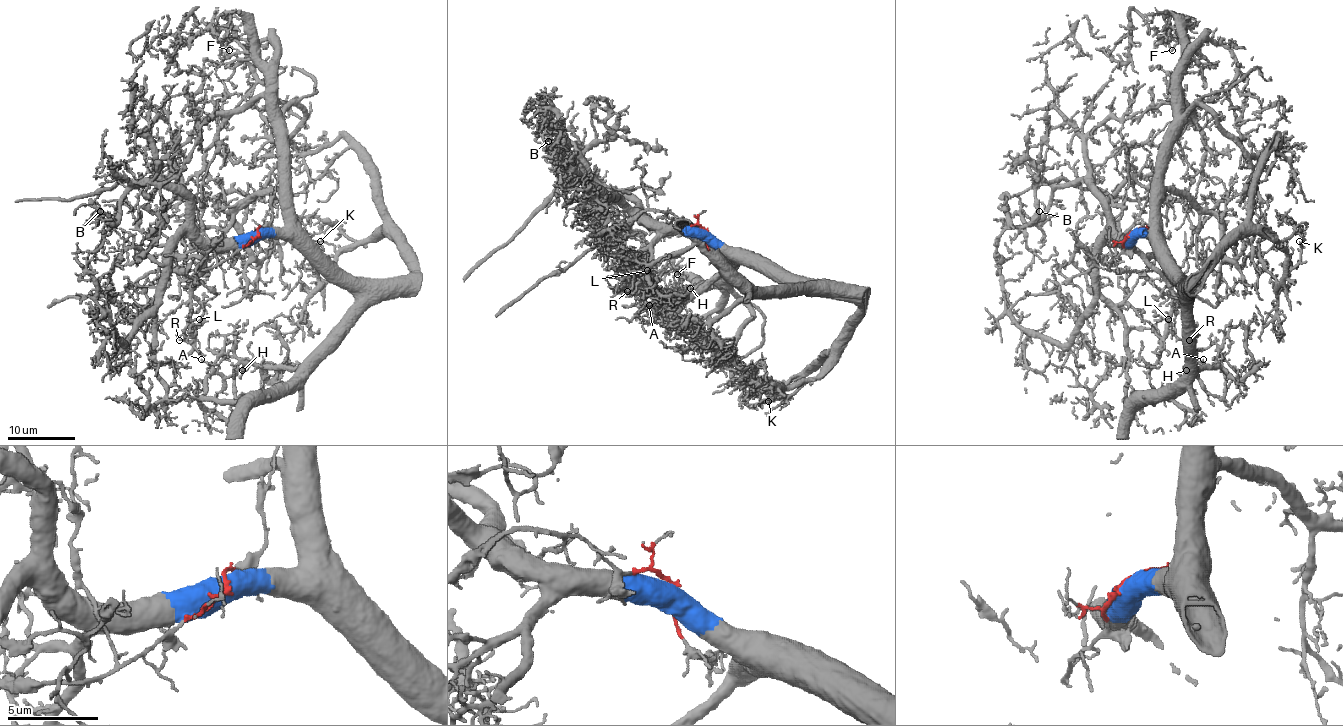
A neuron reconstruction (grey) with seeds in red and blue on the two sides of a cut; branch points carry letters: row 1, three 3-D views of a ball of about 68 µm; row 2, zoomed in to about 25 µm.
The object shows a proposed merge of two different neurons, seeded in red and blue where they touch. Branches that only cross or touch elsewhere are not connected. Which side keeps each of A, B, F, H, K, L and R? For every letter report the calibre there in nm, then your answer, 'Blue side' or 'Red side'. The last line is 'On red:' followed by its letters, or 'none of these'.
A: Thickness 100 nm. Blue side
B: Thickness 120 nm. Blue side
F: Thickness 160 nm. Blue side
H: Thickness 170 nm. Blue side
K: Thickness 120 nm. Blue side
L: Thickness 190 nm. Blue side
R: Thickness 160 nm. Blue side
On red: none of these

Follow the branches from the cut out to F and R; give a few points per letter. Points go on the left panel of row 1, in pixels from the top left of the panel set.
F: (256, 234), (285, 224), (285, 143), (256, 45), (246, 33), (231, 35), (229, 50)
R: (256, 234), (221, 239), (206, 255), (204, 270), (189, 292), (185, 337), (179, 339)

